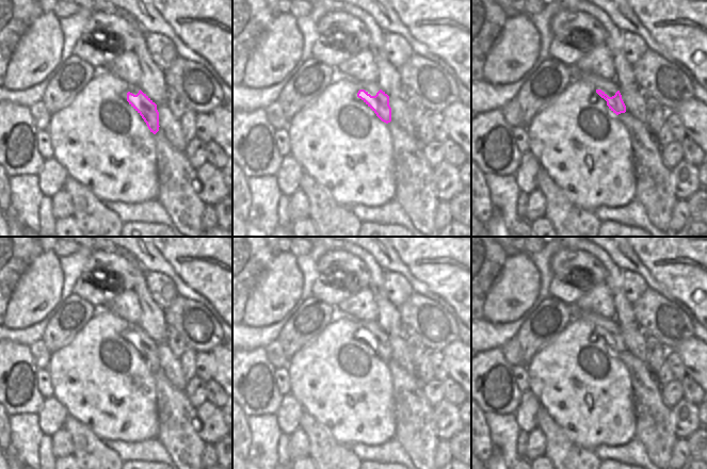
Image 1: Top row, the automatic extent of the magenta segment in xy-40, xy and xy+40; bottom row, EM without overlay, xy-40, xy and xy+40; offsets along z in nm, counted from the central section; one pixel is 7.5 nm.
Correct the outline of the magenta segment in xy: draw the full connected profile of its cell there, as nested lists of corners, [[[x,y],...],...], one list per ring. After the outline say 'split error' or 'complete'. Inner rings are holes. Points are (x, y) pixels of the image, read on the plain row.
[[[359,320],[357,336],[360,337],[384,361],[391,360],[391,346],[389,335],[383,330],[377,321],[365,322]]]; split error

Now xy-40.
[[[129,324],[127,340],[142,355],[150,371],[159,370],[159,351],[157,343],[140,328],[140,324]]]; split error

